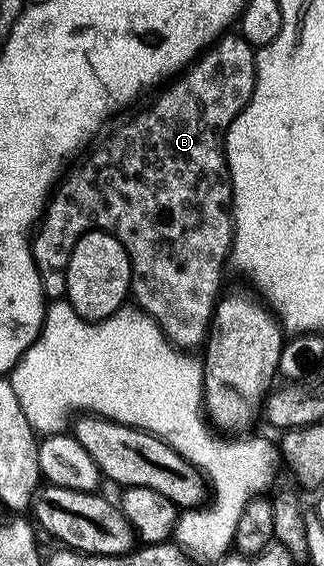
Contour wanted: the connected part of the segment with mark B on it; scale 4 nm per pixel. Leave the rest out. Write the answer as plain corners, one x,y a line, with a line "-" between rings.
226,33
218,38
209,49
201,51
189,63
184,72
176,75
164,88
158,89
155,94
157,99
154,102
147,103
142,110
134,109
132,111
134,114
130,118
118,117
116,119
118,122
115,123
116,121
114,121
84,151
83,156
78,157
70,165
67,173
57,183
45,207
44,215
31,238
33,243
33,259
41,277
41,287
45,289
46,299
57,300
66,293
65,273
68,271
68,261
71,260
72,249
75,248
79,238
89,230
105,230
122,242
123,248
126,249
130,256
130,264
133,269
132,301
137,301
134,303
160,326
161,331
165,333
166,338
174,346
178,348
193,348
189,346
198,345
197,347
200,347
206,341
213,320
213,311
217,309
219,295
222,293
221,277
225,274
225,266
227,270
227,263
230,261
233,249
233,185
229,175
229,165
225,159
225,134
229,130
229,125
239,116
241,109
251,100
256,83
257,64
254,47
250,46
244,38
236,33

